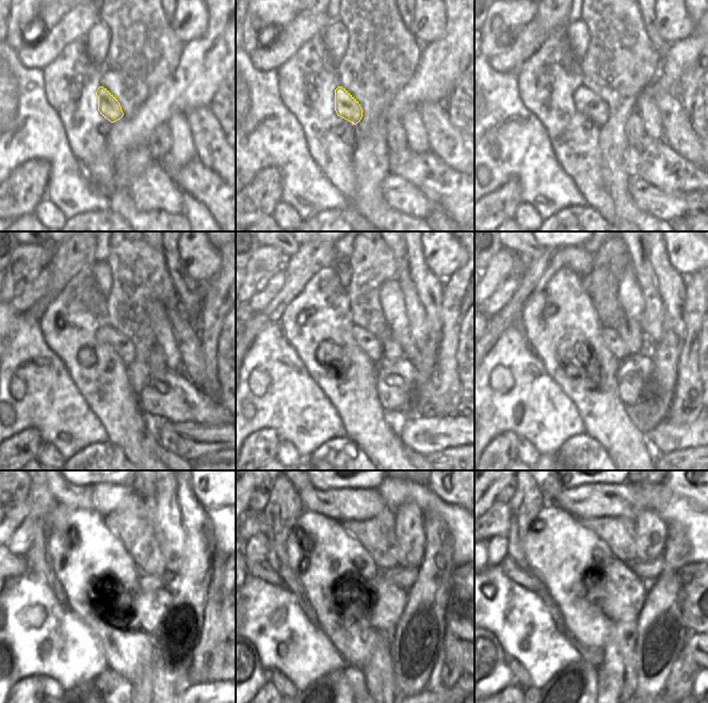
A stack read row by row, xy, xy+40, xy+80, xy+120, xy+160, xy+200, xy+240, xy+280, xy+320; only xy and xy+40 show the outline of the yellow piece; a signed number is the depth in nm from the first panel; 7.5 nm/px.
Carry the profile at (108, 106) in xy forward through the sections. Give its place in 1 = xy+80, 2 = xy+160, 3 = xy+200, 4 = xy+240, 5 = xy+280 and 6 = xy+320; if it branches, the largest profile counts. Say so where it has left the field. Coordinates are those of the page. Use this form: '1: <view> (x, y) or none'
1: xy+80 (589, 104)
2: xy+160 (374, 349)
3: xy+200 (612, 341)
4: xy+240 (146, 581)
5: xy+280 (404, 577)
6: xy+320 (647, 572)

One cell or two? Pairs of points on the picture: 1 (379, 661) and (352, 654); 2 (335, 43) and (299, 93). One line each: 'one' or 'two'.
1: two
2: two

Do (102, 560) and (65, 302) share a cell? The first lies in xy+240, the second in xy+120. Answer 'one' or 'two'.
one

